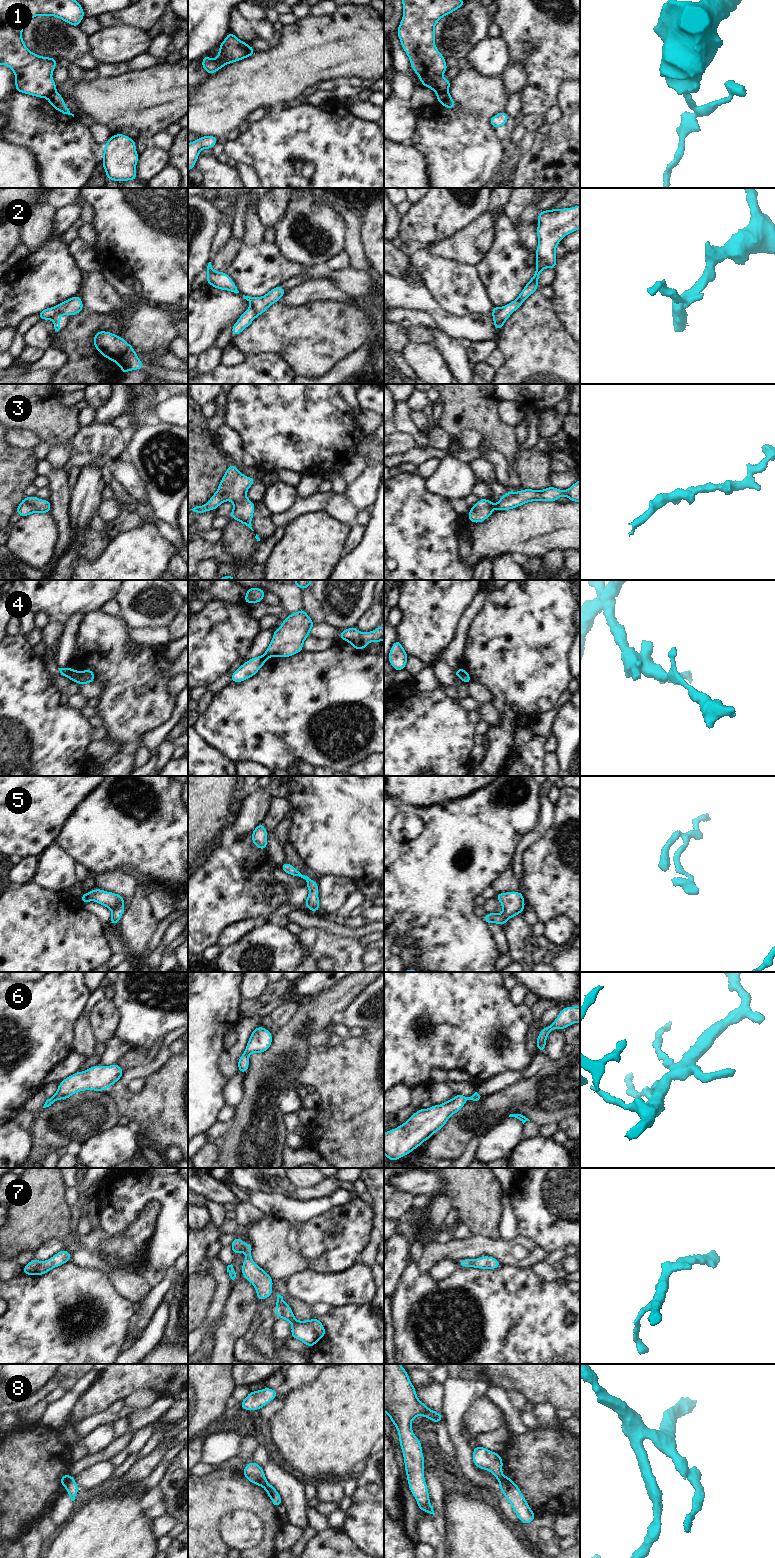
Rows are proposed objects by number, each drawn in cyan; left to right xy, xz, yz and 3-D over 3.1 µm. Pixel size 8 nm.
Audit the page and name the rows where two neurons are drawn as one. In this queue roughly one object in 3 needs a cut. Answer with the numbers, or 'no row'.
1, 4, 8

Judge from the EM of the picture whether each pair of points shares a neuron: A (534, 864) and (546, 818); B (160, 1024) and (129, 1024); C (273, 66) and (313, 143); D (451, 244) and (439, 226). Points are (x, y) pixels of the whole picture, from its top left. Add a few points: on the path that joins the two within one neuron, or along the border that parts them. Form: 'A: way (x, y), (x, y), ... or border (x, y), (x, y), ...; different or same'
A: border (553, 814), (553, 823), (524, 850); different
B: way (152, 1024), (137, 1024); same
C: border (295, 101), (269, 108); different
D: border (467, 225), (447, 237), (434, 240), (428, 244); different

